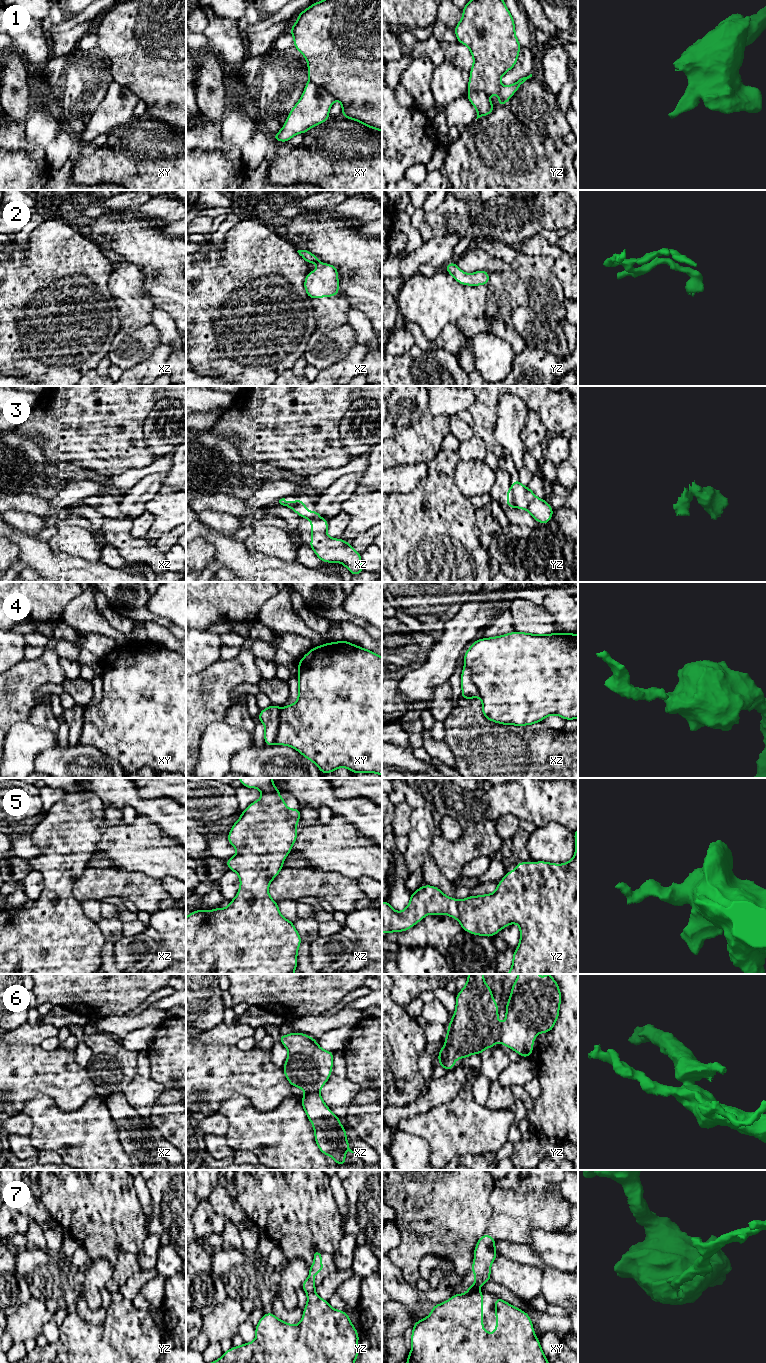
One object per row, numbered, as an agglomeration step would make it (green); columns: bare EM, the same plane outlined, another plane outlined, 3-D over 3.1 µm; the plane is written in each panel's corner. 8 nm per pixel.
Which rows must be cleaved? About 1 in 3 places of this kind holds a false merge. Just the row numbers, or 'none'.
1, 3, 4, 6, 7

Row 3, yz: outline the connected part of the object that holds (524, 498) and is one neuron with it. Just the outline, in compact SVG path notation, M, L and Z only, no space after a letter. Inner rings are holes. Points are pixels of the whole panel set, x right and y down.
M519 479L512 483L515 507L528 511L540 524L548 523L553 515L552 507L545 499L535 496L529 487L523 486Z

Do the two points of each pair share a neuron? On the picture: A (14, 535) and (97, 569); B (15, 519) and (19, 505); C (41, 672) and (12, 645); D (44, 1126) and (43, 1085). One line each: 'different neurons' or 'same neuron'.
A: same neuron
B: different neurons
C: different neurons
D: different neurons

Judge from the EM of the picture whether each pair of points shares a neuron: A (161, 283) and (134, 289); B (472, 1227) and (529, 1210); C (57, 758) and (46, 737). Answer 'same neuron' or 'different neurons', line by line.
A: different neurons
B: different neurons
C: different neurons

